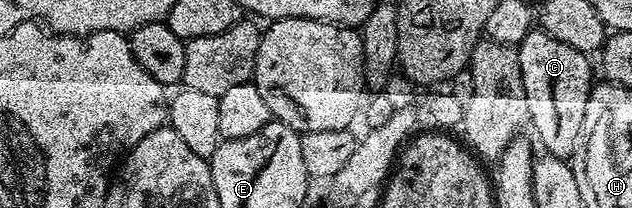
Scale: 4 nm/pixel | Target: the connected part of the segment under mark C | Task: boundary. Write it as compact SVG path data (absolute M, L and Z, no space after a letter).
M534 30L532 32L529 32L527 34L527 38L523 38L523 42L521 44L516 45L516 50L517 50L517 53L519 54L519 70L523 70L523 90L527 90L527 110L529 111L529 124L531 125L531 128L534 128L534 130L537 131L538 137L536 136L536 139L539 141L539 144L540 144L539 139L541 139L541 144L543 147L545 147L542 149L544 149L544 151L546 153L548 153L548 155L559 156L562 158L572 157L572 155L571 155L572 152L576 153L579 148L579 141L581 139L581 131L583 130L583 118L587 114L587 106L589 105L589 93L592 92L595 87L595 79L593 80L593 68L591 65L589 65L590 57L588 55L586 55L586 53L580 52L579 50L575 50L571 46L567 46L567 42L559 42L559 38L551 38L543 30Z

